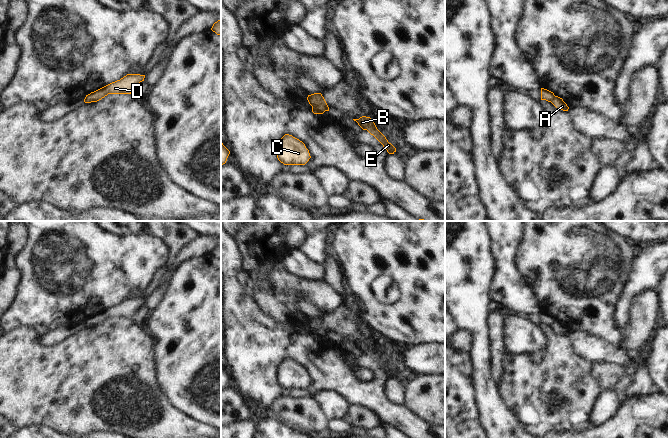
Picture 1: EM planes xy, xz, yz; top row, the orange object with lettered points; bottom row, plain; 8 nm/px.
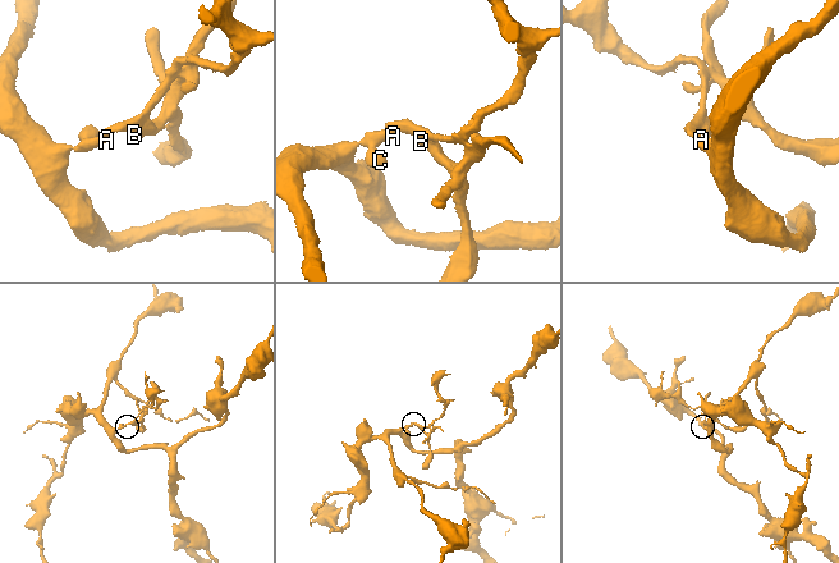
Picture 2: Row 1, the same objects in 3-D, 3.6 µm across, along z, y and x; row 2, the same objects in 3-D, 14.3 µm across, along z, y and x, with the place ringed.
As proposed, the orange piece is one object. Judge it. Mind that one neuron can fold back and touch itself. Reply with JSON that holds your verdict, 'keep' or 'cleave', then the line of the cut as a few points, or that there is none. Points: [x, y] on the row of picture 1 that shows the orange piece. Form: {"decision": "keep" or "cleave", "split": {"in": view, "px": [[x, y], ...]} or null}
{"decision": "cleave", "split": {"in": "xz", "px": [[312, 105], [319, 102], [327, 110]]}}

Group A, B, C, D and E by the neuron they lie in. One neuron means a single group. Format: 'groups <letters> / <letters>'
groups A C / B D E

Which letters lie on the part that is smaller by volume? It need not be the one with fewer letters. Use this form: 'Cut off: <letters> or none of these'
Cut off: B, D, E

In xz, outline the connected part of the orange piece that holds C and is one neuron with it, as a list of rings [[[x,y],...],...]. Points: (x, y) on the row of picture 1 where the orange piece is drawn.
[[[289,134],[278,141],[276,155],[284,165],[305,165],[311,158],[305,144]]]

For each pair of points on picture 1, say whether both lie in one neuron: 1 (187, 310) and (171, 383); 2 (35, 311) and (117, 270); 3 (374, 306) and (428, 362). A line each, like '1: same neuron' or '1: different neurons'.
1: same neuron
2: same neuron
3: different neurons

